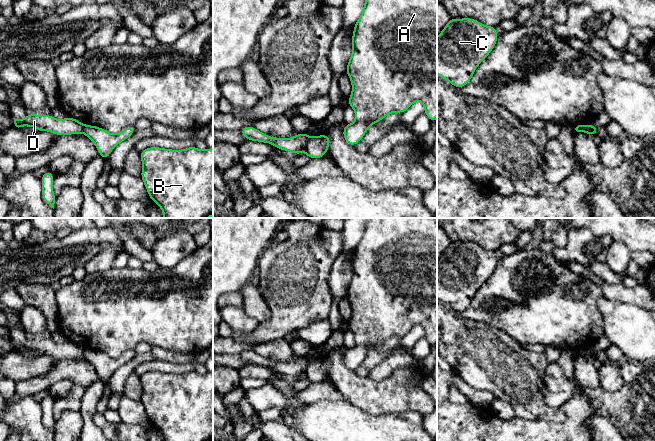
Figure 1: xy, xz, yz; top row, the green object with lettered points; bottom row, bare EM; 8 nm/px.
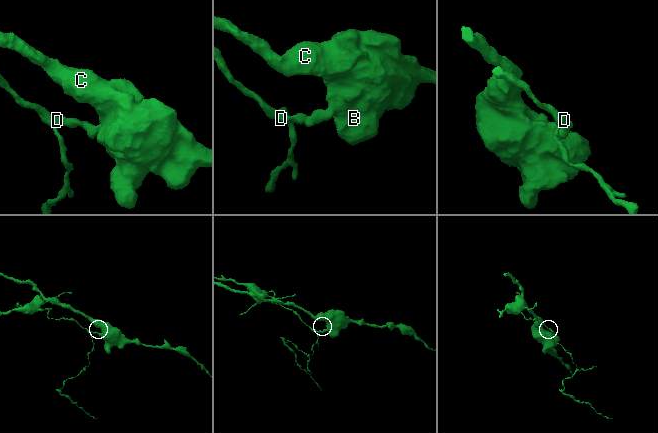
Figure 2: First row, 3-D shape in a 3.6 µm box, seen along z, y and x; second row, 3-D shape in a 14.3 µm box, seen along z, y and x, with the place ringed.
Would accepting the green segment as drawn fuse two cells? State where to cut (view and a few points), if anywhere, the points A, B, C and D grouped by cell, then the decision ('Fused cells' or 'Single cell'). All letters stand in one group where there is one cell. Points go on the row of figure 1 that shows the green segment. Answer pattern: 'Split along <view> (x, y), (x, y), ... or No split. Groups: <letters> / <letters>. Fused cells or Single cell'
Split along xz (310, 137), (304, 147). Groups: A B C / D. Fused cells

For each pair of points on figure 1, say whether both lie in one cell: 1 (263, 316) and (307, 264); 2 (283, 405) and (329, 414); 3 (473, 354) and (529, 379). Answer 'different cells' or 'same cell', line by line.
1: different cells
2: different cells
3: same cell

